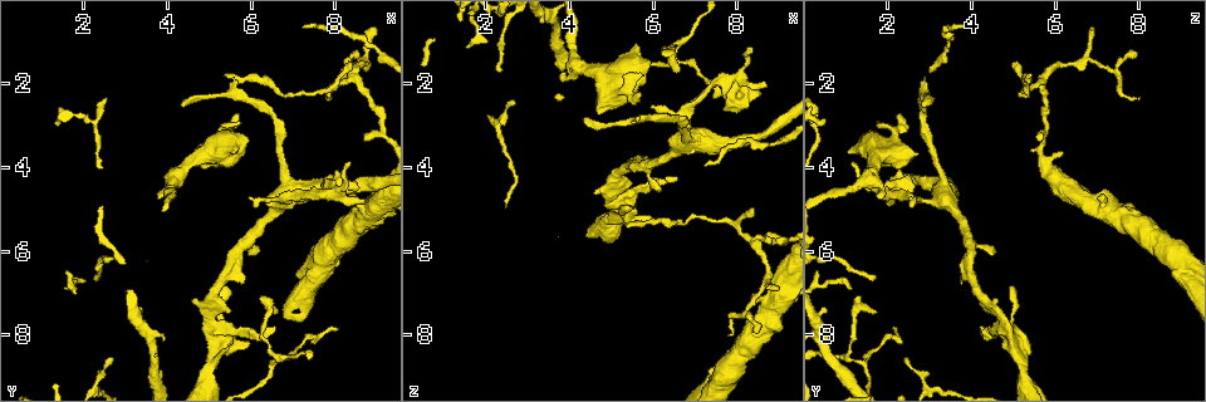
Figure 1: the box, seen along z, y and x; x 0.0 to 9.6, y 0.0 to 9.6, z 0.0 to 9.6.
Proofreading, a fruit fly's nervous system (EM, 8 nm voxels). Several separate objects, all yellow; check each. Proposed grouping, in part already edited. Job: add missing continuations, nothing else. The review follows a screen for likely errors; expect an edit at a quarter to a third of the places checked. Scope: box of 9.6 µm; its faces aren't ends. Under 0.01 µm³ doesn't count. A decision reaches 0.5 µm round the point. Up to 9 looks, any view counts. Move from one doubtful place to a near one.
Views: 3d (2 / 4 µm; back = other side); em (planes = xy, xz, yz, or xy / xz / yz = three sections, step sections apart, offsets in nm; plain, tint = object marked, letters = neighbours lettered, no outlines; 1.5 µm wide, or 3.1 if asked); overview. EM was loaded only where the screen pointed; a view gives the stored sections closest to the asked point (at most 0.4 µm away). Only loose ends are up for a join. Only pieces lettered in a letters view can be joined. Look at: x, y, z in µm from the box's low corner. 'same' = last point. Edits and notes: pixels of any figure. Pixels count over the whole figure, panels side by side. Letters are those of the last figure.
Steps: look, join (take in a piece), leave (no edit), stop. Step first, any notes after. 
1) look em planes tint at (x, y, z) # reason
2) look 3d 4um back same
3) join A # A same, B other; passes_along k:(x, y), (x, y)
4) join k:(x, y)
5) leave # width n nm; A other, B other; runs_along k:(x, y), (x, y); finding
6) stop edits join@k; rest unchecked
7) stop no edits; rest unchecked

look em planes letters at (4.40, 2.50, 2.85) # tapers out

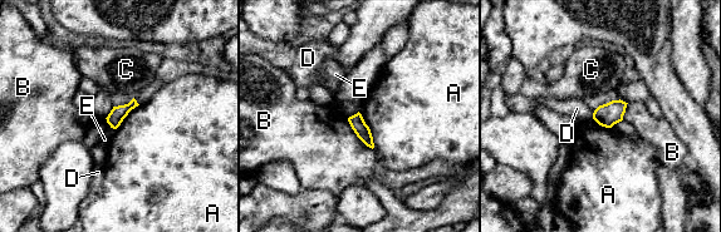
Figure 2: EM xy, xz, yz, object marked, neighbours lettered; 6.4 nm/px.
leave # A other, B other, C other, D other, E other; none of them fits

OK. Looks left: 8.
look 3d 4um at (5.55, 3.60, 0.95) # an open end

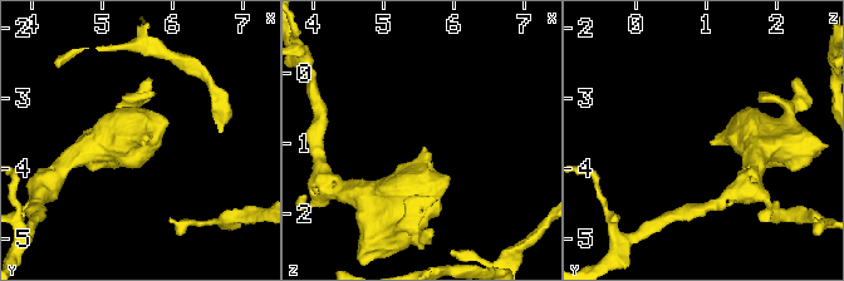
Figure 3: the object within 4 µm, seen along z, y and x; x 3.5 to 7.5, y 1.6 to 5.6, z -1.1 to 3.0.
look em xy step 4 tint at (5.55, 3.65, 1.05) # shape alone is not enough

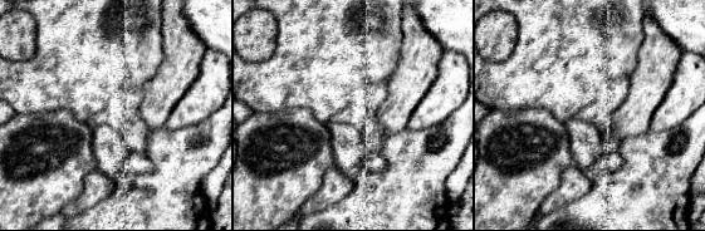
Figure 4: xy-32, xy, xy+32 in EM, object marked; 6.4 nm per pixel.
look em planes letters same

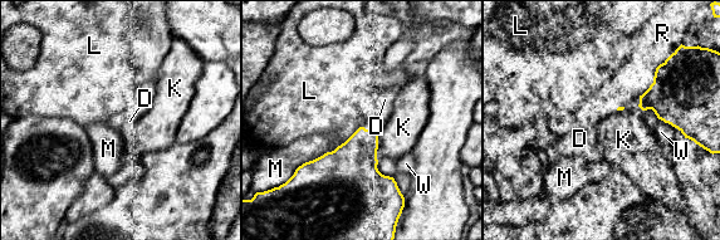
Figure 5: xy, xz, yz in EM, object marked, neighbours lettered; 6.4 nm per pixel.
leave # D other, K other, L other, M other, R other, W other; border 5:(337, 147), (303, 162), (289, 177); no lettered piece goes on from it

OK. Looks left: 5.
look em yz step 4 tint at (8.10, 7.90, 2.25) # tapers out

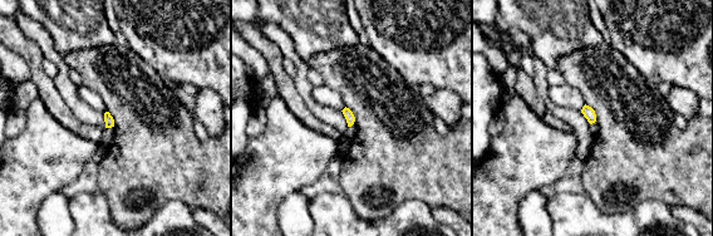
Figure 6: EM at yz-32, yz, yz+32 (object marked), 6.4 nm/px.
look em planes letters same # cut it another way

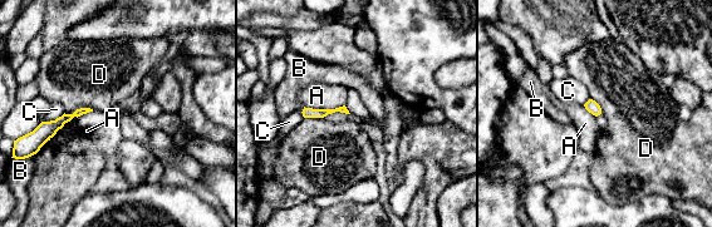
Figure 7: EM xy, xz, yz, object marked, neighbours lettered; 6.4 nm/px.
leave # A other, B other, C other, D other; border 7:(93, 109), (64, 113); no lettered piece goes on from it

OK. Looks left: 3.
look 3d 2um at (8.75, 4.75, 2.10) # branch stops here

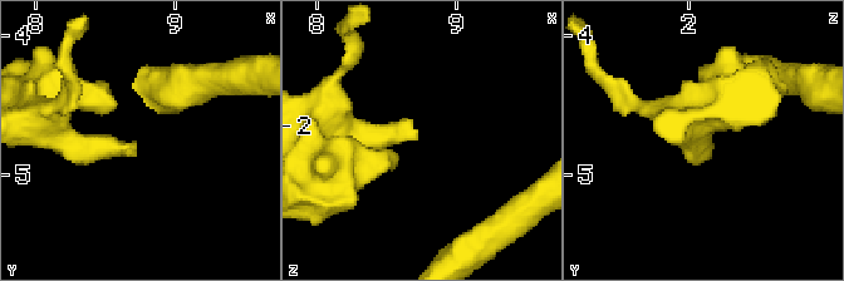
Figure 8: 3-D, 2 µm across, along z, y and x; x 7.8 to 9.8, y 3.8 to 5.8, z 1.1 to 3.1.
look em yz step 8 letters at (8.70, 4.84, 2.10)

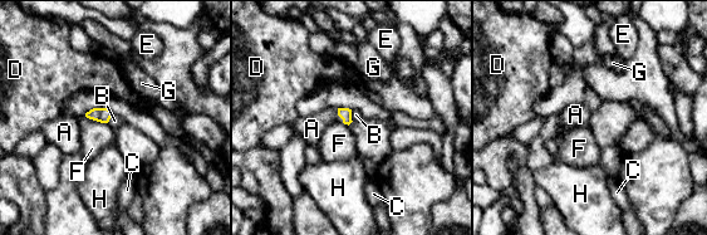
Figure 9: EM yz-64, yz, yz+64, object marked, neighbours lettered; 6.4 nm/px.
join A # A same, B other, C other, D other, E other, F other, G other, H other; passes_along 9:(344, 113), (338, 114), (312, 128); the neuron continues

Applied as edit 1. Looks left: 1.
stop edits join@9; rest unchecked

